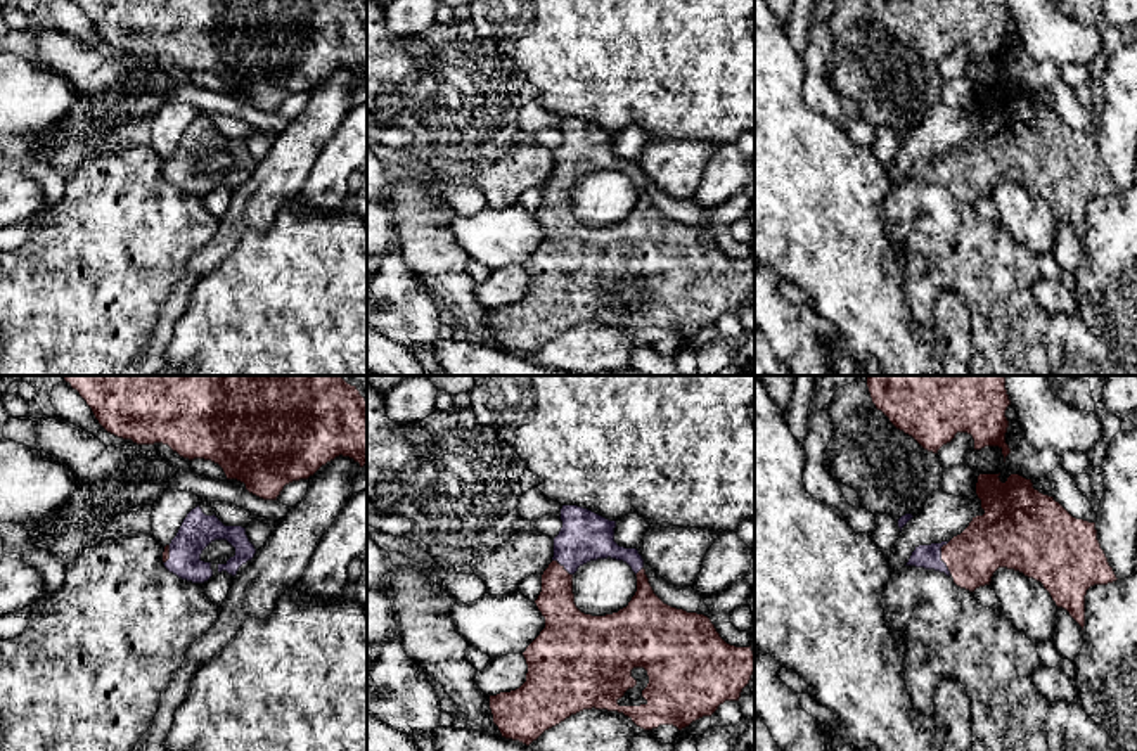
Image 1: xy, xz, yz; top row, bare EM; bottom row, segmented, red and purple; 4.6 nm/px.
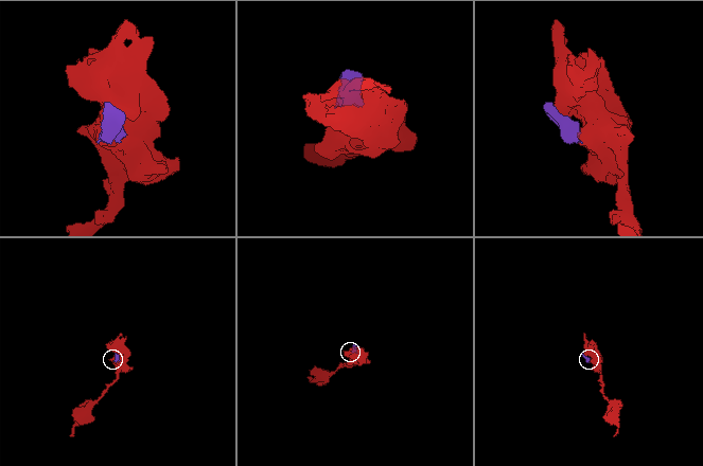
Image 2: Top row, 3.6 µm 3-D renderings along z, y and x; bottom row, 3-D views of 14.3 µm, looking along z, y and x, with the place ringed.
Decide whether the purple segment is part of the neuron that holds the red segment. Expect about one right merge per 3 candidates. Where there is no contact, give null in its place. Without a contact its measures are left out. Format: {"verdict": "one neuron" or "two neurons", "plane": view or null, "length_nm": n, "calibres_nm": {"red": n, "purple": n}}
{"verdict": "one neuron", "plane": "yz", "length_nm": 160, "calibres_nm": {"red": 260, "purple": 110}}

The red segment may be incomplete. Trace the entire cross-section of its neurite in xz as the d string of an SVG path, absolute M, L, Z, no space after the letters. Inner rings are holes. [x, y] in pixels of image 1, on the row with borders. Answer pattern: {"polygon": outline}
{"polygon": "M562 505L561 521L562 528L554 538L554 557L542 574L542 592L535 600L545 618L545 628L523 652L528 664L526 682L516 690L490 696L493 723L498 727L502 737L530 746L545 730L559 725L571 715L592 708L623 713L644 730L652 730L659 725L673 725L682 730L703 716L711 716L725 701L739 701L742 689L755 673L755 652L751 645L730 645L720 637L708 616L665 604L649 583L639 550L620 547L614 542L616 521L609 521L578 505ZM607 557L623 561L632 568L637 576L637 592L628 606L618 613L606 616L585 614L575 604L573 574L580 566ZM633 668L644 668L647 671L649 684L642 690L642 697L647 703L640 706L620 706L618 701L625 692L637 685L637 680L632 677Z"}

